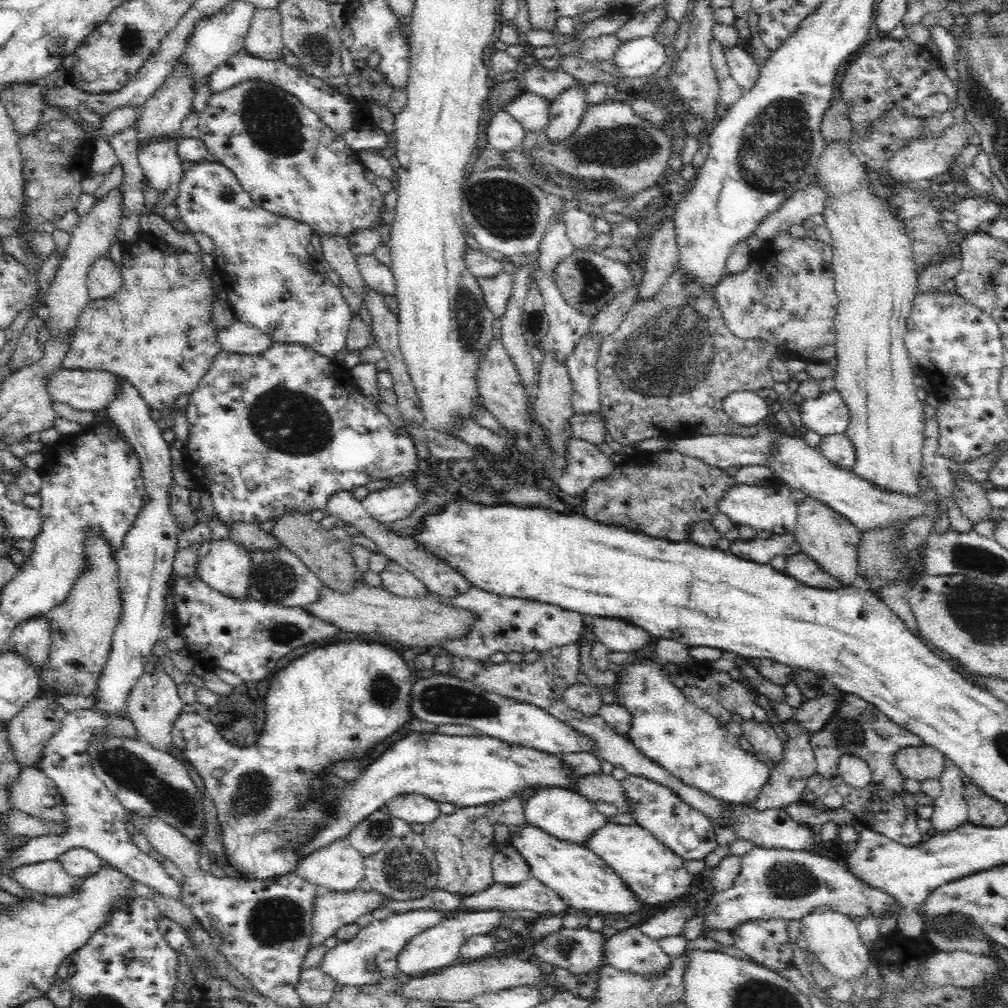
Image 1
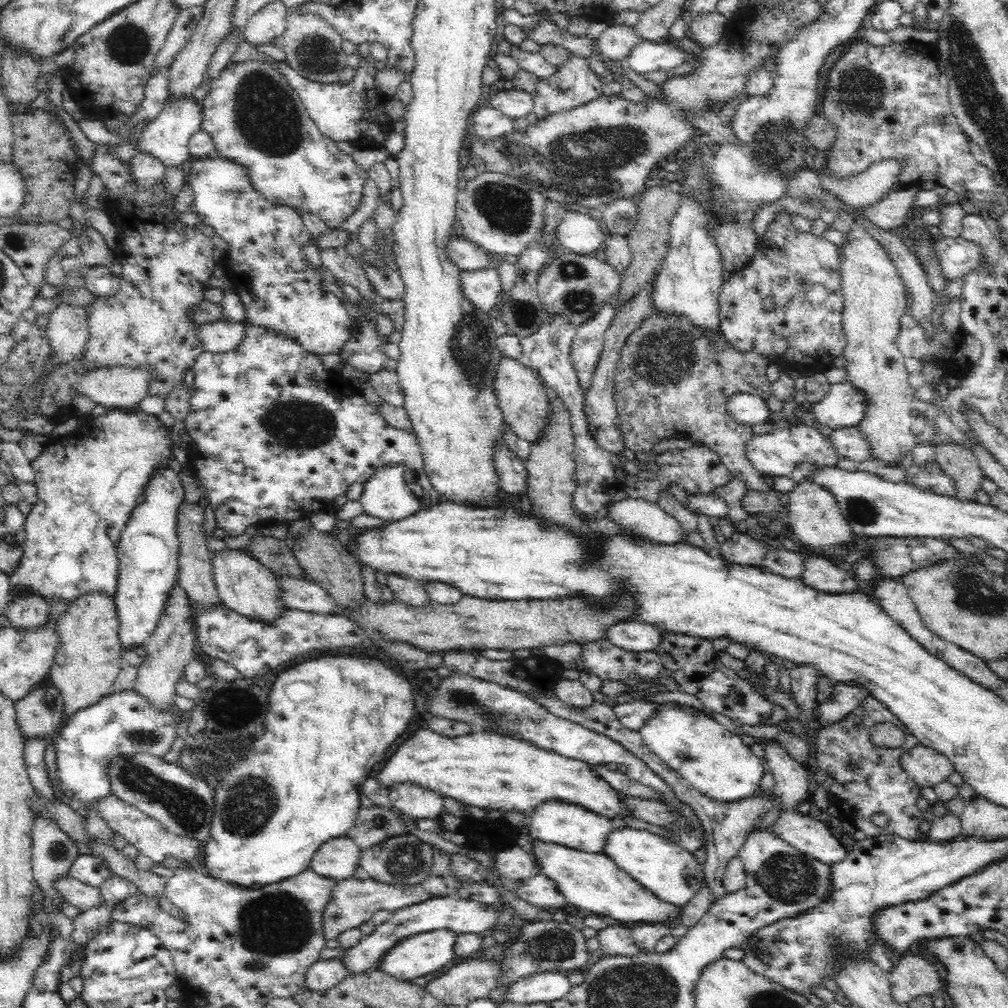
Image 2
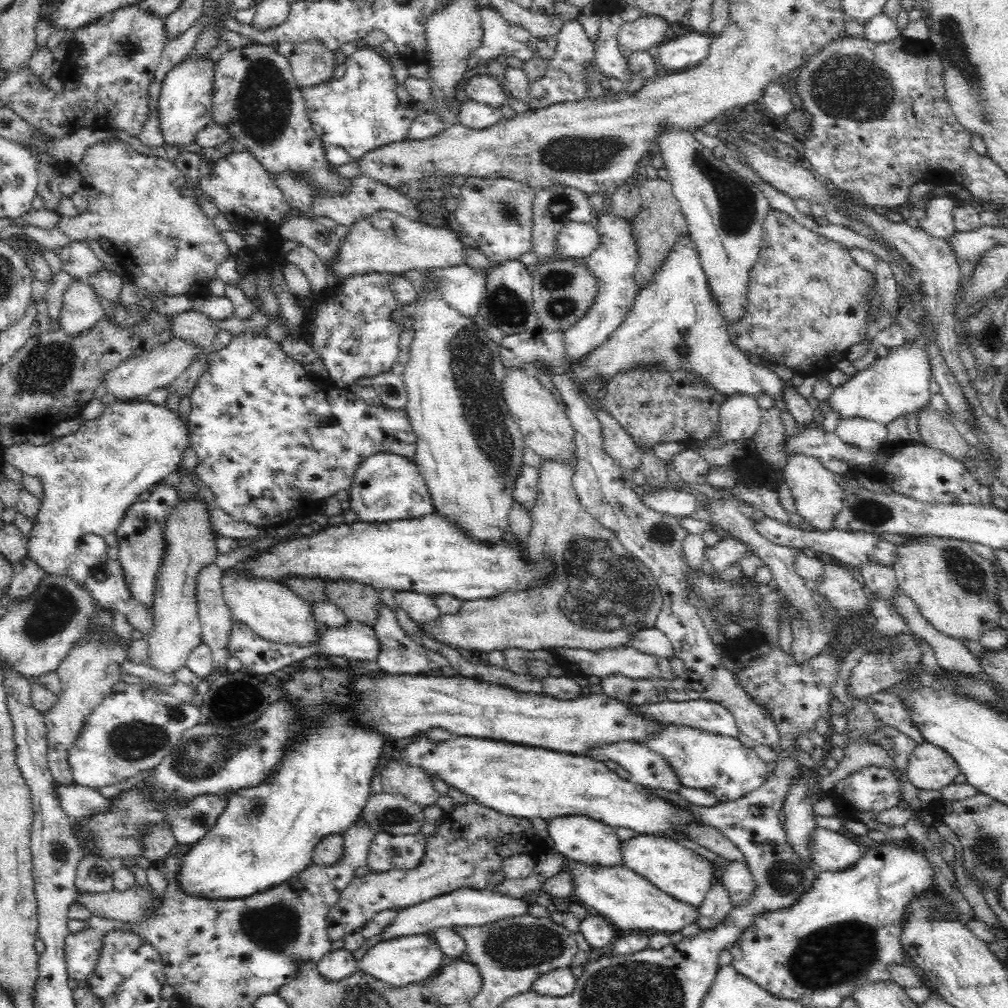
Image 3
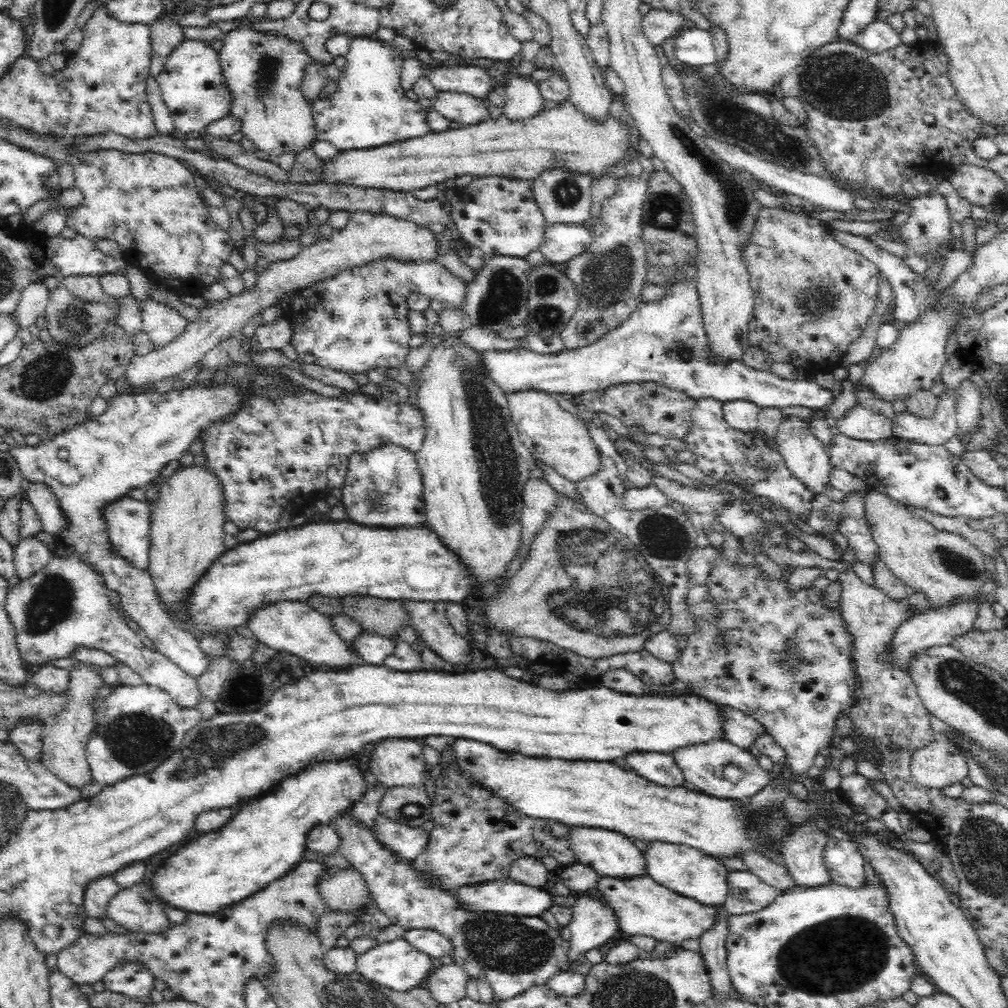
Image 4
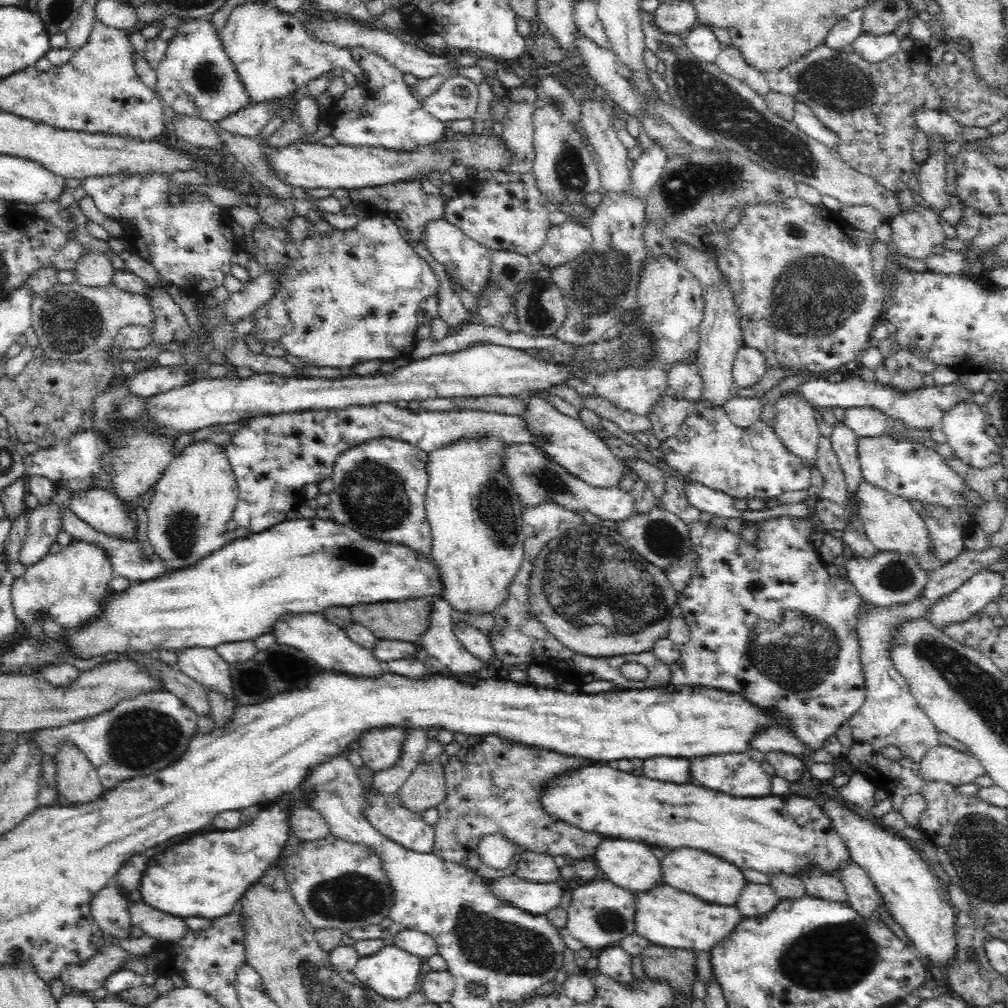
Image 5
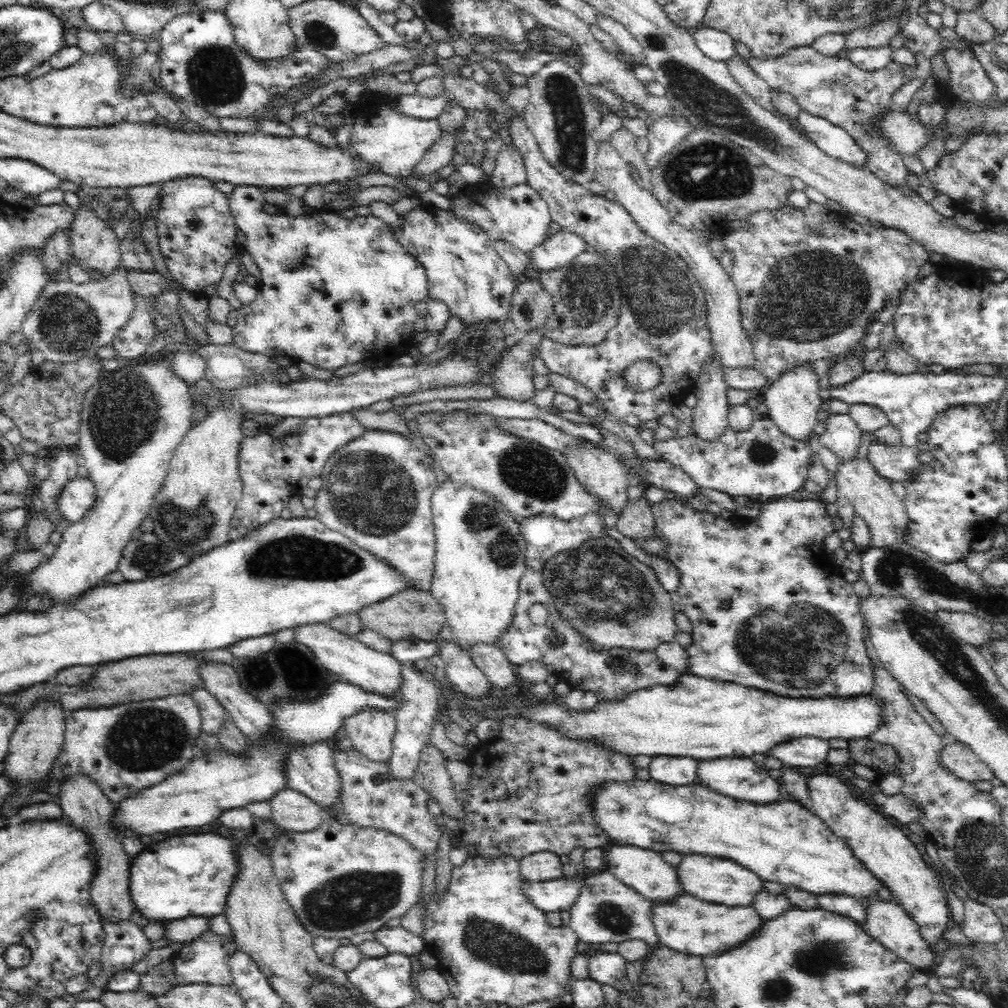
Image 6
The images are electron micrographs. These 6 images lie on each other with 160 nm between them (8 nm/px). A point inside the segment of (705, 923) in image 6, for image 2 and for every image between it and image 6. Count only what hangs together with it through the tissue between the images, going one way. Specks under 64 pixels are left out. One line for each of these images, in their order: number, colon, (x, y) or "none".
2: (591, 883)
3: (616, 893)
4: (640, 906)
5: (667, 917)

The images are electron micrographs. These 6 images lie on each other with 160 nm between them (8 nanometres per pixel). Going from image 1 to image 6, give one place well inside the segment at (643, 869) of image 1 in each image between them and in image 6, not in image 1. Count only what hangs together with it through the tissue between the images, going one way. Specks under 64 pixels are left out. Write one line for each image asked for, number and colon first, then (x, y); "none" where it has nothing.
2: (673, 875)
3: (678, 871)
4: (686, 871)
5: (712, 879)
6: (720, 881)

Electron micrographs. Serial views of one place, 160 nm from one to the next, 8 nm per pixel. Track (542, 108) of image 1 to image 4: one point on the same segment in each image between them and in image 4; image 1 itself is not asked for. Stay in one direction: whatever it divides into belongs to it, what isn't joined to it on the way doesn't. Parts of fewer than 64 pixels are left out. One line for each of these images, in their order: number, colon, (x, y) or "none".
2: (514, 103)
3: (484, 89)
4: (466, 79)

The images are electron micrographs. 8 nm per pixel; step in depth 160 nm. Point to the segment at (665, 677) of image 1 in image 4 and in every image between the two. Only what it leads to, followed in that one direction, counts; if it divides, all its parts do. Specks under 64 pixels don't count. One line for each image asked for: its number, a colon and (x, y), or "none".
2: (714, 761)
3: (720, 764)
4: (702, 763)

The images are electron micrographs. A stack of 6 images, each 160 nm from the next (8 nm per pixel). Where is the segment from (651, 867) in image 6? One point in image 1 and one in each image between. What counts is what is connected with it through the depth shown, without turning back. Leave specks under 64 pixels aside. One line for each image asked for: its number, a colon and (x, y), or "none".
1: (566, 814)
2: (568, 824)
3: (578, 837)
4: (610, 854)
5: (631, 865)

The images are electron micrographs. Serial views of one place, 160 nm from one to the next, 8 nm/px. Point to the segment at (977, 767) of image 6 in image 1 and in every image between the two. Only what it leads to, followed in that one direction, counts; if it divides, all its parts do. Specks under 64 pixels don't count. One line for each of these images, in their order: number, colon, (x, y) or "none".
1: (920, 763)
2: (927, 767)
3: (929, 768)
4: (940, 764)
5: (942, 763)

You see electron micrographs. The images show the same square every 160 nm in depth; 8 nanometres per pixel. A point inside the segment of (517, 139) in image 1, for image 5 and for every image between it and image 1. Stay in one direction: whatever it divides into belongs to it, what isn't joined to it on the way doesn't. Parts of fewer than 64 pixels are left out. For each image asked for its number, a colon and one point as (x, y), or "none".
2: (489, 124)
3: (473, 115)
4: (466, 109)
5: (456, 98)

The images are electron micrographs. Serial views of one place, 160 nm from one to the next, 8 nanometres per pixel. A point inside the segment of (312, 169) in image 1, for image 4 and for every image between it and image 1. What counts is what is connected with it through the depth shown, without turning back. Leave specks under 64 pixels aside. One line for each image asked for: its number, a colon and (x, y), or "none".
2: (256, 121)
3: (255, 97)
4: (263, 74)

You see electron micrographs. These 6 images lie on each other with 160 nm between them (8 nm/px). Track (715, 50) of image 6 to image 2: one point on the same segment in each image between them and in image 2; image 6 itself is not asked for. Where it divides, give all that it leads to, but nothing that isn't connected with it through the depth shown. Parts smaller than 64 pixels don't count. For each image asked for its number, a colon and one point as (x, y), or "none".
2: (646, 56)
3: (679, 54)
4: (693, 47)
5: (702, 43)

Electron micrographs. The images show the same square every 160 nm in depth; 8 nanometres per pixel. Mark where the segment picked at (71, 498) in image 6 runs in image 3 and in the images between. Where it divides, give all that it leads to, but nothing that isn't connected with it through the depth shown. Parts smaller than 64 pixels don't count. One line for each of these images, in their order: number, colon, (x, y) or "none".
3: (142, 543)
4: (128, 519)
5: (103, 510)

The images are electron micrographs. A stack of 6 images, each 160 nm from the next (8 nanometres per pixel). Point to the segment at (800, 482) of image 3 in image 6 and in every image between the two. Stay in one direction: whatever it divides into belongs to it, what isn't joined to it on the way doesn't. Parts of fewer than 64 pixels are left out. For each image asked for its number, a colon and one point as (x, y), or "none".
4: (805, 456)
5: (796, 426)
6: (793, 401)

